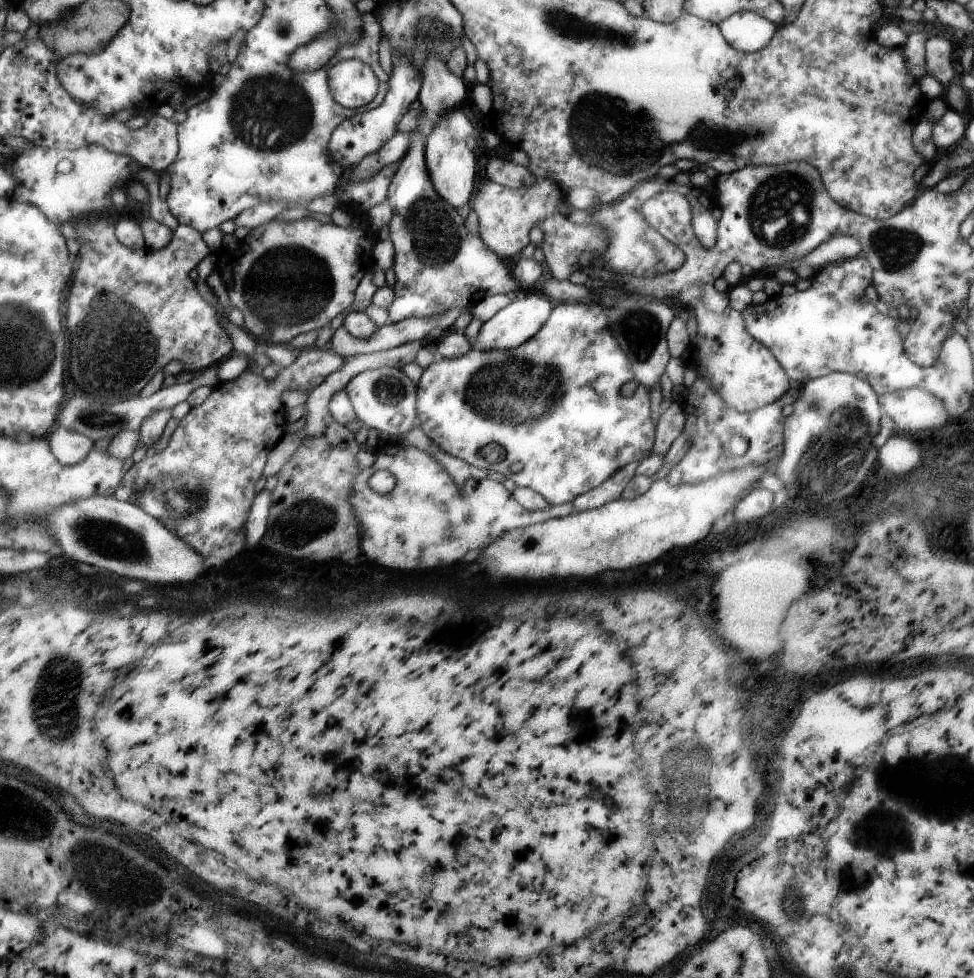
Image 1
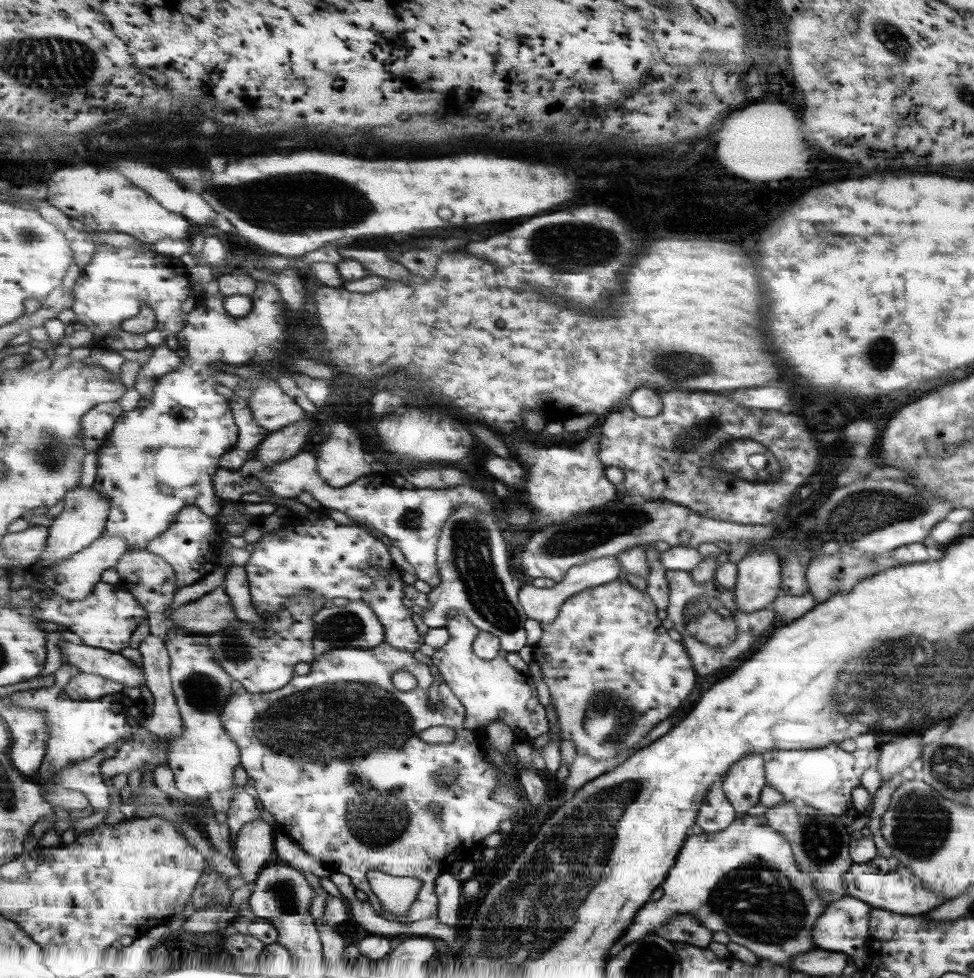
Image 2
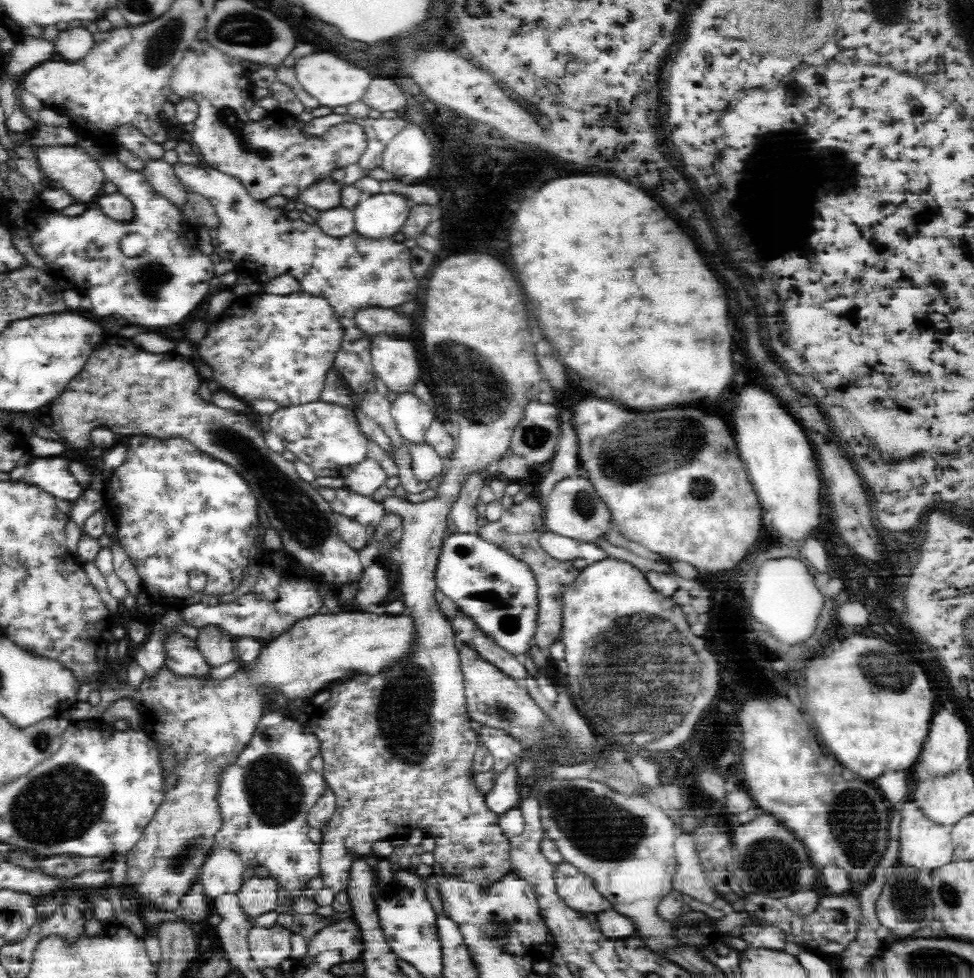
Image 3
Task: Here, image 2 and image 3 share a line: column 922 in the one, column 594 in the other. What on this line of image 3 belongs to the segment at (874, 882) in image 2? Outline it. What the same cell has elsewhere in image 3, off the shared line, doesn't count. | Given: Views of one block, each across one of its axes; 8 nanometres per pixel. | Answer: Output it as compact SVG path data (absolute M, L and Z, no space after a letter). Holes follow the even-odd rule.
M562 862L556 866L554 882L558 896L576 912L600 914L612 910L610 900L596 890L594 880L576 870L576 866L572 866L570 862Z

